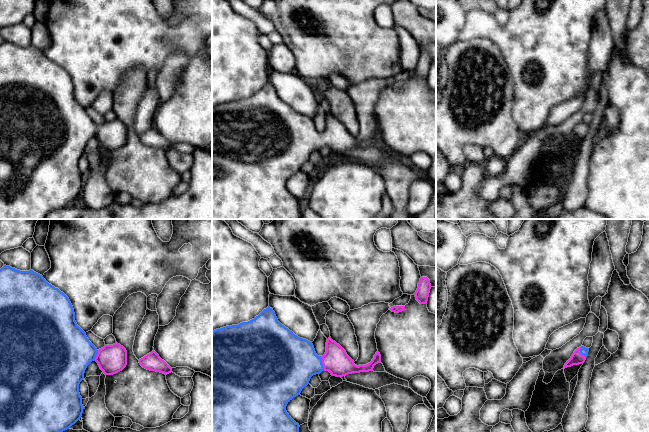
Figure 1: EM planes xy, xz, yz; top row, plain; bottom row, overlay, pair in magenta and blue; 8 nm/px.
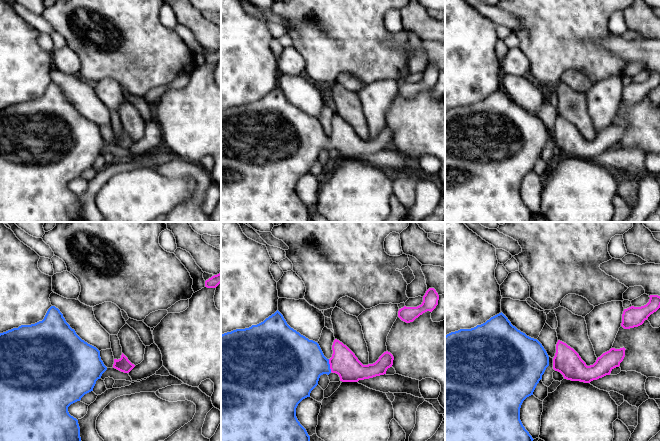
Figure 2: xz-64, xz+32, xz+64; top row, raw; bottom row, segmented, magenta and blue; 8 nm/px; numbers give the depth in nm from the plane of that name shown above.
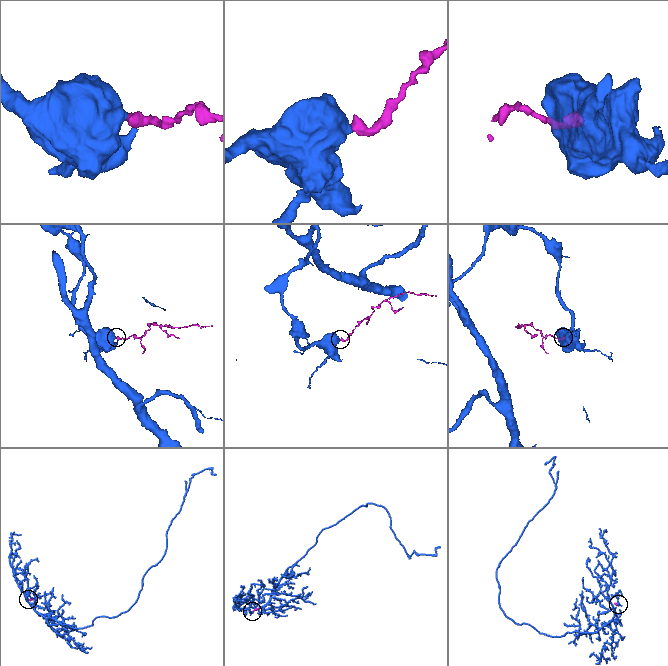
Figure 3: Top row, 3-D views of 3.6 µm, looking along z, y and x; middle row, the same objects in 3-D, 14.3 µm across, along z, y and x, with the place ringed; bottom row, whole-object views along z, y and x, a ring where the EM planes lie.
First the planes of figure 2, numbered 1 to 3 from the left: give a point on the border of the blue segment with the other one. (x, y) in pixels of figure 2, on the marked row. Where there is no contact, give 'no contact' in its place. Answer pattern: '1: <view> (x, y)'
1: no contact
2: xz+32 (330, 365)
3: no contact

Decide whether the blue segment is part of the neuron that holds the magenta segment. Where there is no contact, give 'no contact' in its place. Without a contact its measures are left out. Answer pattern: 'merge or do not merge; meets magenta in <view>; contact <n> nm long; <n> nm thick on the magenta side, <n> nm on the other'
merge; meets magenta in xz; contact 120 nm long; 200 nm thick on the magenta side, 400 nm on the other

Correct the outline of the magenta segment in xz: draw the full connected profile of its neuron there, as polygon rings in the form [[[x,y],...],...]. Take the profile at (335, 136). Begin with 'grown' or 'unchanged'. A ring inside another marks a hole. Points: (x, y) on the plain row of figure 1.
grown | [[[269,82],[248,98],[216,105],[212,108],[212,219],[303,219],[299,209],[300,202],[289,192],[286,182],[290,176],[300,171],[302,165],[309,160],[311,153],[320,150],[322,147],[329,147],[332,152],[336,153],[343,153],[352,149],[369,148],[373,147],[374,142],[380,138],[381,131],[377,127],[370,139],[357,142],[347,131],[346,127],[331,114],[327,115],[325,130],[318,132],[312,118],[298,113],[282,101],[273,85]]]

